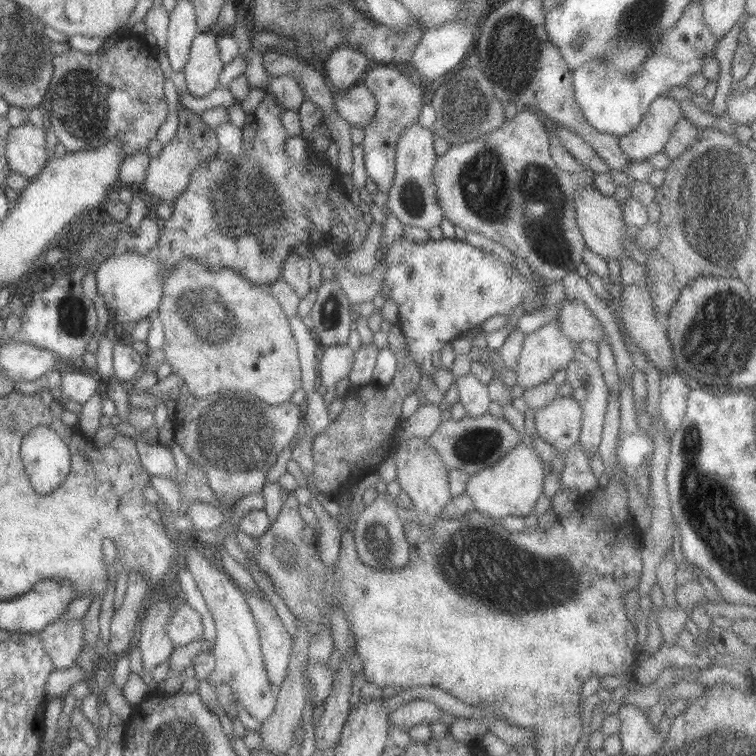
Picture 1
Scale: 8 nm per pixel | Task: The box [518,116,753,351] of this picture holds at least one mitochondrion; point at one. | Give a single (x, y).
(713, 184)

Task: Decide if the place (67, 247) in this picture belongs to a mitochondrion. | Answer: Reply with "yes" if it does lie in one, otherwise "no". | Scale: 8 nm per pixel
no

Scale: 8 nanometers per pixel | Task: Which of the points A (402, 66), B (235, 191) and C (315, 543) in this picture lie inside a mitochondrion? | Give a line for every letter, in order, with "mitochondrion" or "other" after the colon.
A: other
B: mitochondrion
C: other

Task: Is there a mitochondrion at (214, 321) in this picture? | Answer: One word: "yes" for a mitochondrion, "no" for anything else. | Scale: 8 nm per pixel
yes

